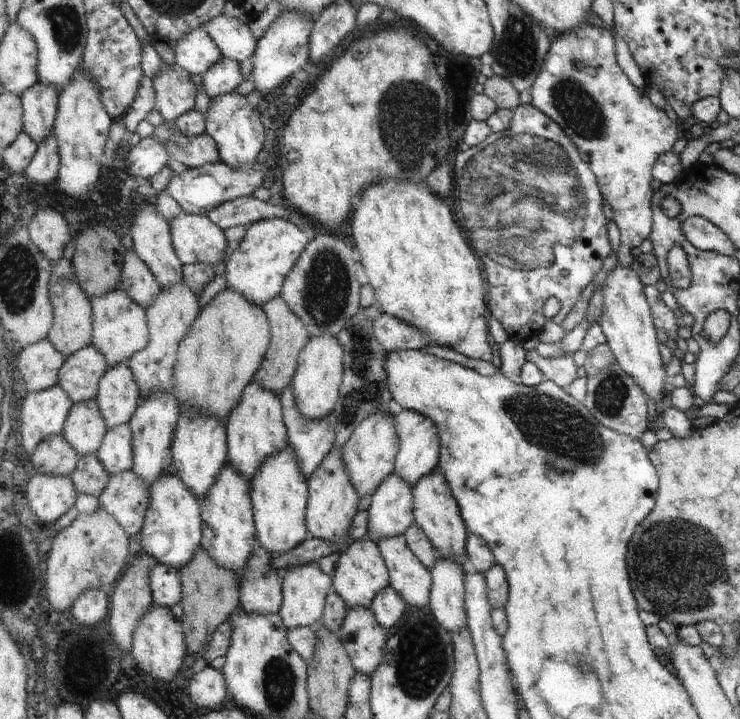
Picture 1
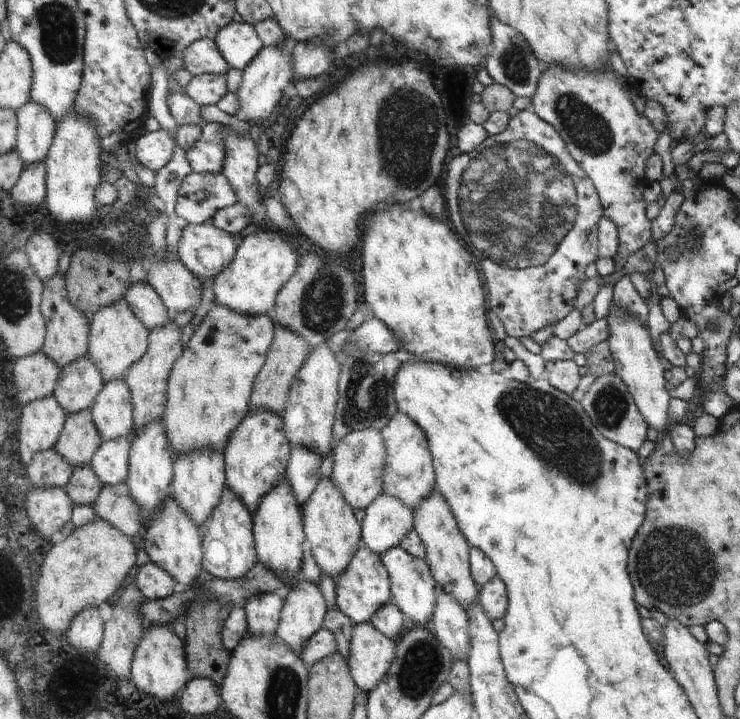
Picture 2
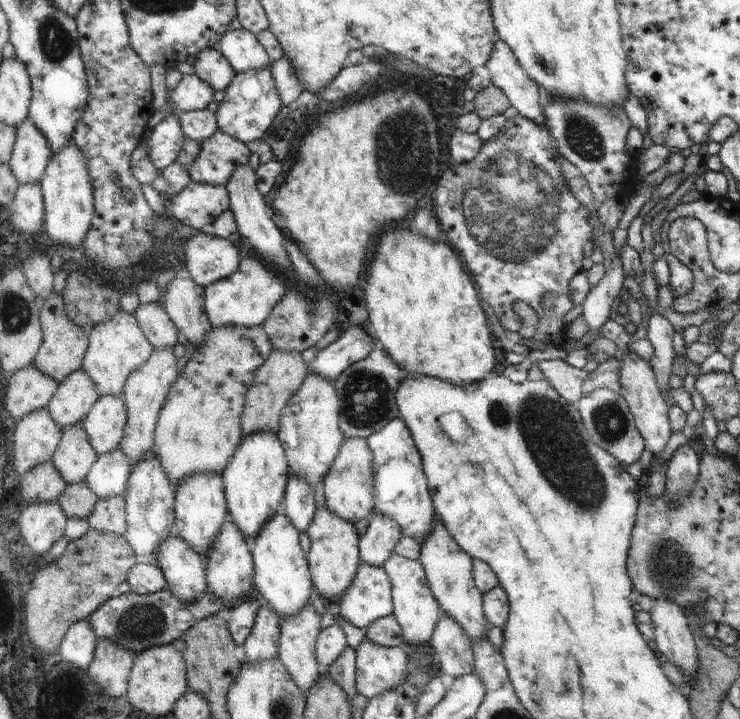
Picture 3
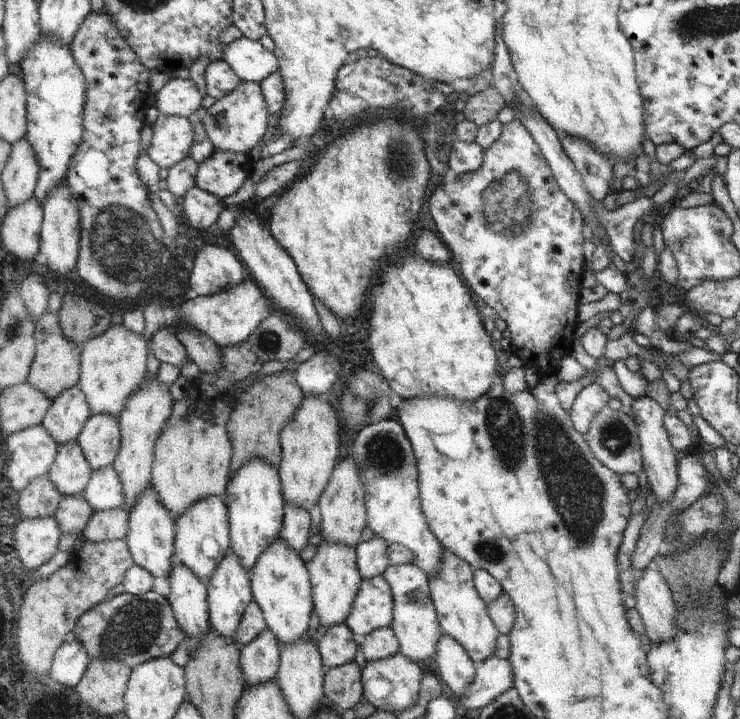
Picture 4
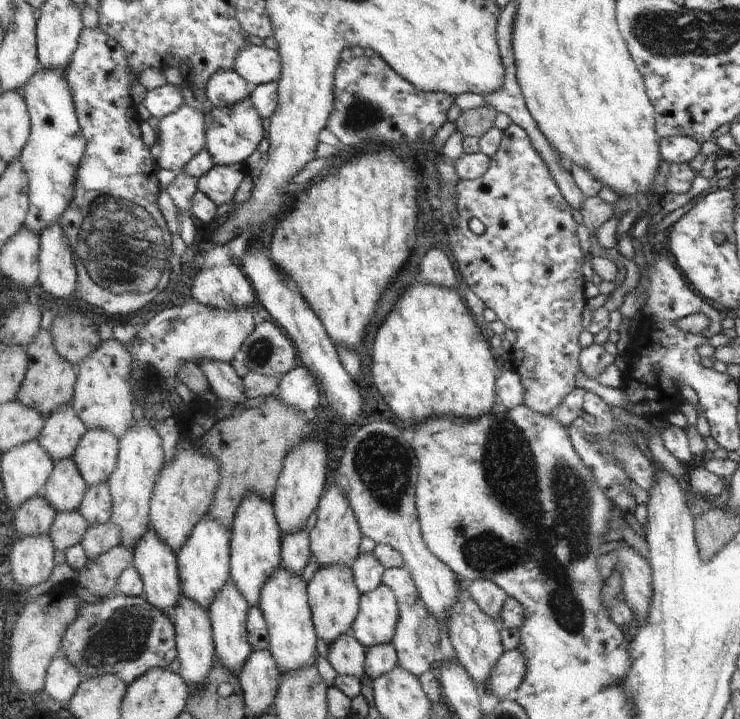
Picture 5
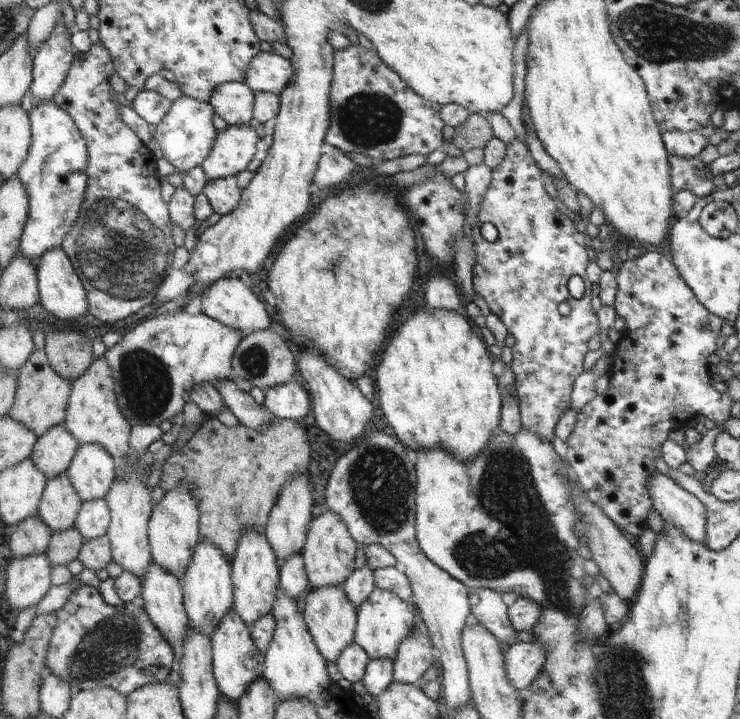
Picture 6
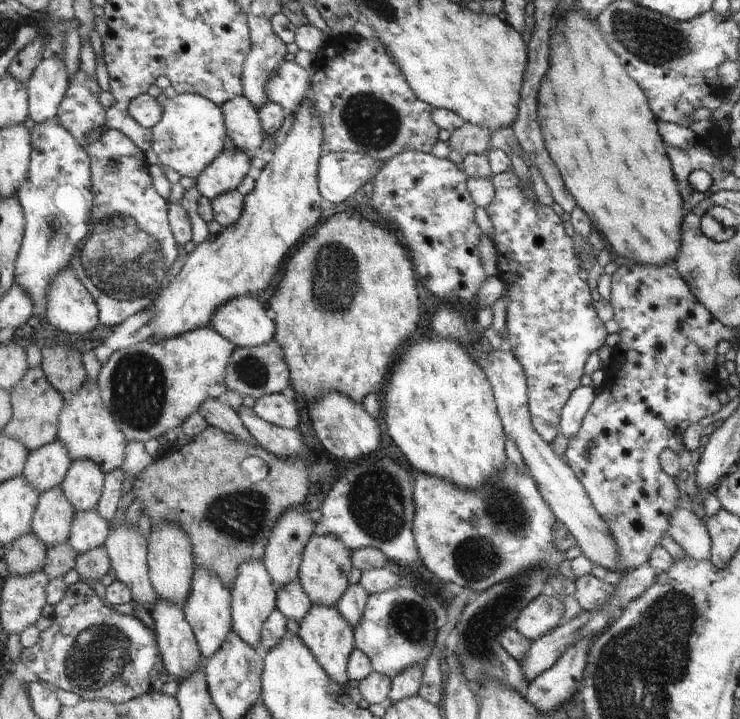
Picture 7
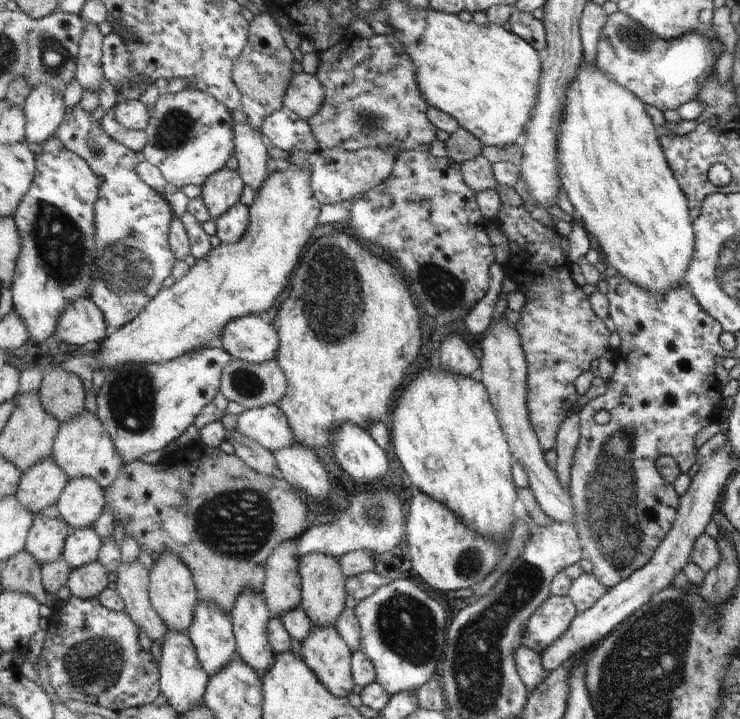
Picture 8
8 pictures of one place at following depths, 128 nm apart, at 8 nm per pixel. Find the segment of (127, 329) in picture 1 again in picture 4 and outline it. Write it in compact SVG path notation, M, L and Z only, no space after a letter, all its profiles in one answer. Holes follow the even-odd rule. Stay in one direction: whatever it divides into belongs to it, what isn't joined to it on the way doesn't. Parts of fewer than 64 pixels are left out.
M122 324L113 325L105 334L89 340L83 346L82 374L78 386L89 401L92 416L108 415L120 419L126 411L127 402L144 382L149 347L141 334L127 330Z

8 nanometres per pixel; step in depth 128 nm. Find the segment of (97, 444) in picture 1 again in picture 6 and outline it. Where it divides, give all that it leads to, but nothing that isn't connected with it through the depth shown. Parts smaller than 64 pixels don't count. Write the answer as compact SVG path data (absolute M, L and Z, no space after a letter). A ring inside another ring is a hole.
M67 472L51 478L47 483L38 514L52 532L63 532L76 526L82 497L75 490Z

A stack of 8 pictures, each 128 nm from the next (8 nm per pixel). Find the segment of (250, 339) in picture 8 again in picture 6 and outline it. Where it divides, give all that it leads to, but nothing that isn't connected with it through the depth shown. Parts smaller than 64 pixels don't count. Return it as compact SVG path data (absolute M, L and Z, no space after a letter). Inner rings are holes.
M239 275L225 276L223 280L217 280L199 300L199 307L207 316L229 326L229 328L239 328L244 337L257 331L265 331L273 328L272 315L265 310L265 304L259 300L259 294L251 292L247 284L241 282Z

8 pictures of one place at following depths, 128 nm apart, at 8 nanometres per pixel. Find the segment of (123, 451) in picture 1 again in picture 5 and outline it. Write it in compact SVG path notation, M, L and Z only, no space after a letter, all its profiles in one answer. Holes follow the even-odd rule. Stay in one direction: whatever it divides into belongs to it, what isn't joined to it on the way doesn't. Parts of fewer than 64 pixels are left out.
M103 482L88 488L79 512L87 518L90 526L95 526L95 524L107 524L112 520L113 507L113 494L109 482Z

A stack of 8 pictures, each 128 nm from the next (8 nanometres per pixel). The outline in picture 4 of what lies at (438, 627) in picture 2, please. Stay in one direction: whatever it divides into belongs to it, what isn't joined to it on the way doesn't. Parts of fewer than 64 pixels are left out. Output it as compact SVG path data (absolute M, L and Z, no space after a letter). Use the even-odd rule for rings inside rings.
M444 634L434 660L437 662L441 680L449 687L451 694L457 698L463 697L476 680L477 666L471 661L466 649Z

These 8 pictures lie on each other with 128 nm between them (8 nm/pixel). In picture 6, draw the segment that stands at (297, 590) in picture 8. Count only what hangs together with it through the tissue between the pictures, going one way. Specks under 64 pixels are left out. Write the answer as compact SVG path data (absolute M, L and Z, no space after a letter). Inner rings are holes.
M305 472L287 482L279 496L278 503L275 504L270 514L270 523L266 528L267 538L271 542L271 548L275 548L275 556L279 556L280 565L287 560L287 556L302 554L310 534L311 523L314 522L313 483L307 476L308 474L309 472Z

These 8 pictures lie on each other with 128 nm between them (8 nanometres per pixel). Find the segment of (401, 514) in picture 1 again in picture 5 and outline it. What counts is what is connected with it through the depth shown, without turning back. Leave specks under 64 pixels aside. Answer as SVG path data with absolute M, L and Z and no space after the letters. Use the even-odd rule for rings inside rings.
M367 552L359 555L352 566L355 574L355 584L358 585L359 592L367 594L373 592L383 584L383 575L386 568L379 562L375 552Z

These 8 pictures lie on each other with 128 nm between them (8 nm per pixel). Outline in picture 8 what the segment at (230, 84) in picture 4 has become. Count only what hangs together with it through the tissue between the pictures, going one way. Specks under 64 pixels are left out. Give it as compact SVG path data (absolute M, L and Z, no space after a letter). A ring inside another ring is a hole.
M235 122L235 154L238 160L238 172L242 174L245 186L255 191L261 190L266 184L270 173L267 172L269 152L267 140L261 132L257 132L251 122Z

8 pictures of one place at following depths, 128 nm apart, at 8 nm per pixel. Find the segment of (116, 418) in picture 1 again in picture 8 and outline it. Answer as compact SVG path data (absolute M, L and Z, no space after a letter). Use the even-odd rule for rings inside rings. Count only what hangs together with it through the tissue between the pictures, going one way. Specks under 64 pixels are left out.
M91 476L70 480L58 502L63 520L74 530L94 526L105 507L106 490Z

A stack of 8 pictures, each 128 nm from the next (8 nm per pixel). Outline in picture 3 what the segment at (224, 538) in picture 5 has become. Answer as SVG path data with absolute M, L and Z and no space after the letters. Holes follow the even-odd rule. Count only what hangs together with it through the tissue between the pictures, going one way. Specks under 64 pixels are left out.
M200 473L195 477L190 477L176 488L176 504L175 504L175 531L182 540L194 549L195 553L203 556L203 560L207 560L207 554L214 548L215 542L222 534L222 528L227 523L228 503L226 498L226 490L224 488L222 476L214 473Z

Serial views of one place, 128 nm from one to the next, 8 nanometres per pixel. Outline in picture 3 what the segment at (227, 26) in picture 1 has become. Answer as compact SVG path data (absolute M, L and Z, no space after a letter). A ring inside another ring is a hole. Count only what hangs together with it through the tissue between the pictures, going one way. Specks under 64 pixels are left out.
M229 31L219 42L219 53L227 58L236 74L268 68L273 61L251 32Z

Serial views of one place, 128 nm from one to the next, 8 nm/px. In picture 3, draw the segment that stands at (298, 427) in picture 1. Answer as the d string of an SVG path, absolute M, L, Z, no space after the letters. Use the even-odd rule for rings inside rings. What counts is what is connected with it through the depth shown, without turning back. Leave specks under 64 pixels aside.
M291 473L282 512L293 521L299 533L307 533L313 523L316 514L314 492L304 477Z

